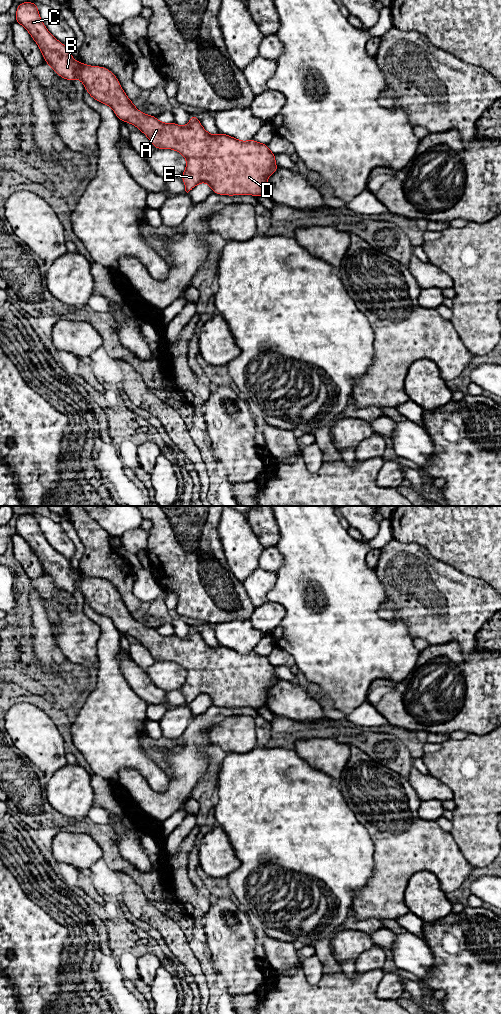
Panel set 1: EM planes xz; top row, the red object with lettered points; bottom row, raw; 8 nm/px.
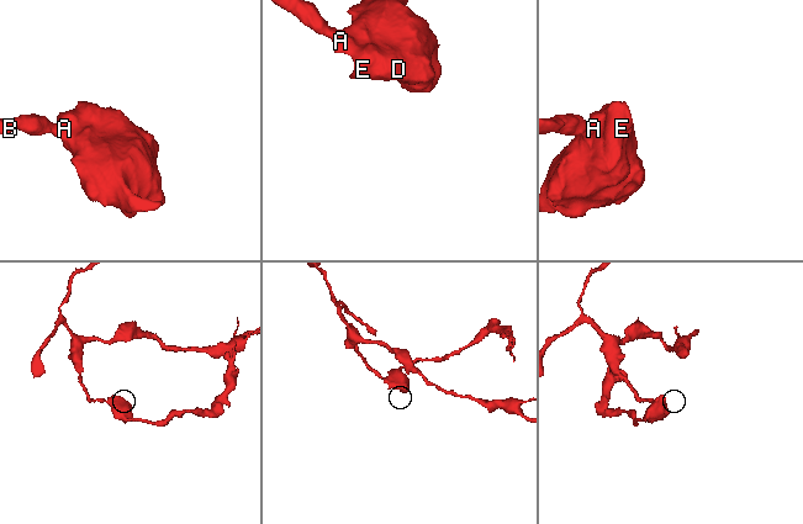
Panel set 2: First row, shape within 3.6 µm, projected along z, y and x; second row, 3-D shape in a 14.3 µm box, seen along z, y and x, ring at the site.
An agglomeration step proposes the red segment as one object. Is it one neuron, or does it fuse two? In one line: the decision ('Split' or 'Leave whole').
Leave whole

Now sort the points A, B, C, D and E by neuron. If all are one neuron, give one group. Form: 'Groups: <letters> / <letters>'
Groups: A B C D E

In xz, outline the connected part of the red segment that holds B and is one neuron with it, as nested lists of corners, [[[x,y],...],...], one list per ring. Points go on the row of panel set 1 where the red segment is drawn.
[[[21,2],[15,14],[15,21],[21,24],[37,43],[47,65],[60,77],[73,82],[80,79],[89,95],[111,107],[122,122],[128,122],[144,133],[155,149],[173,149],[181,153],[186,161],[186,168],[181,175],[188,193],[199,183],[210,185],[212,193],[219,195],[253,195],[259,197],[267,192],[267,179],[280,169],[275,164],[276,154],[269,150],[268,144],[250,139],[240,141],[234,137],[219,132],[216,135],[208,133],[200,120],[190,114],[187,126],[173,123],[162,123],[156,116],[146,115],[139,111],[123,91],[117,77],[107,68],[89,66],[72,58],[70,49],[57,40],[41,20],[38,7],[34,2]]]

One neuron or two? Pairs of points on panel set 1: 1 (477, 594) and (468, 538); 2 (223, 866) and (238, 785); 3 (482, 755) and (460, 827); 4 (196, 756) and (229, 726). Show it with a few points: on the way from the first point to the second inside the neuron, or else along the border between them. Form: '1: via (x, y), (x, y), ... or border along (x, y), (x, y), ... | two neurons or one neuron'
1: border along (452, 567), (470, 576), (480, 578), (490, 586) | two neurons
2: border along (220, 827), (226, 834), (235, 855), (239, 859) | two neurons
3: via (482, 773), (482, 791), (478, 809) | one neuron
4: border along (220, 721), (206, 731), (211, 745) | two neurons

